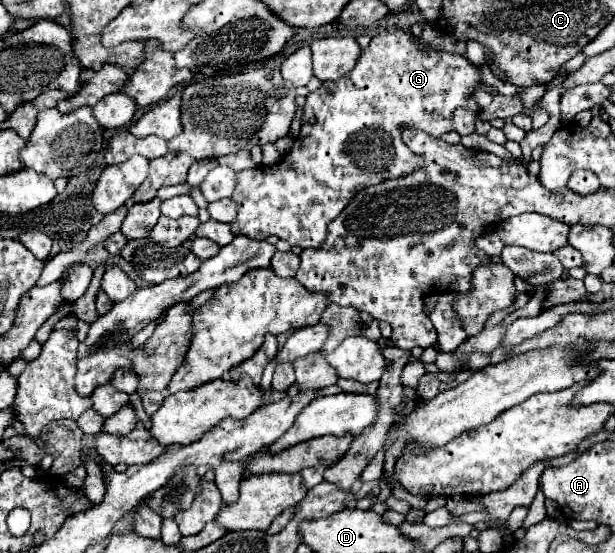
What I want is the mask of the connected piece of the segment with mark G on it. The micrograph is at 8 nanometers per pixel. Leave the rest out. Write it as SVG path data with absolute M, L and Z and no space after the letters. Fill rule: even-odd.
M382 30L372 38L370 46L362 50L360 62L356 62L356 68L352 68L350 74L334 82L324 82L316 92L306 96L300 136L294 140L292 150L282 158L282 162L238 172L236 188L230 196L238 206L238 216L230 224L232 234L242 234L254 240L278 236L290 242L290 246L320 248L326 240L328 224L350 204L358 190L386 180L402 178L424 166L424 158L414 154L402 142L400 126L414 126L422 132L428 132L432 138L440 138L452 130L462 136L474 132L478 104L470 98L470 94L478 84L478 70L466 60L466 56L436 52L432 48L422 52L414 46L412 34L408 30ZM310 114L316 118L312 126L308 124Z

